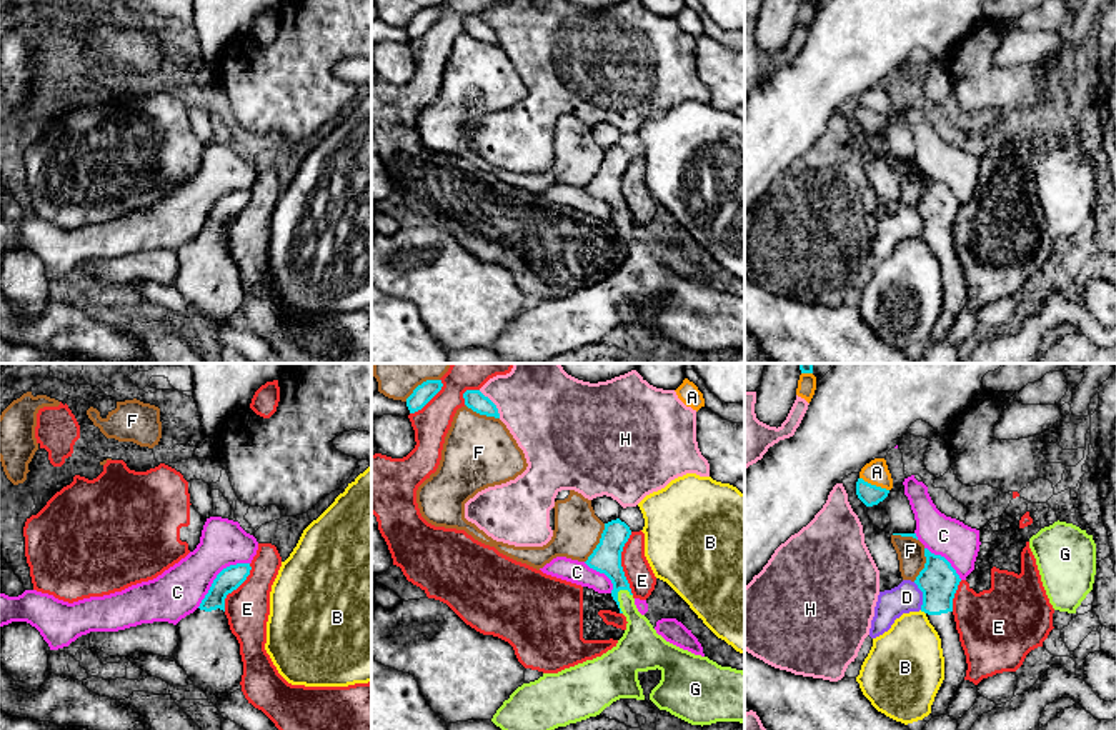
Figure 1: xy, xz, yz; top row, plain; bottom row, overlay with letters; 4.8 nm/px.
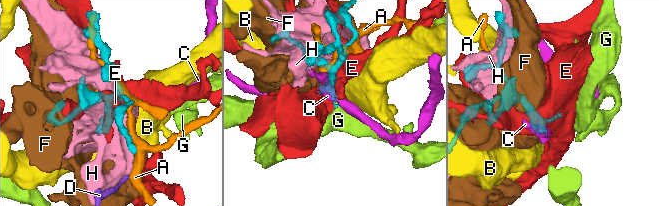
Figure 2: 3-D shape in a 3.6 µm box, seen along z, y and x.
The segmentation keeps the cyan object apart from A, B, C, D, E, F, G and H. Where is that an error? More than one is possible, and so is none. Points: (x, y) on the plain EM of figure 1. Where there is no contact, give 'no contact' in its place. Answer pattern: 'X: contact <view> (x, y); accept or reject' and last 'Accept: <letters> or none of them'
A: contact yz (875, 112); reject
B: contact yz (923, 237); reject
C: contact xy (217, 202); reject
D: contact yz (923, 222); reject
E: contact xz (620, 190); reject
F: contact xz (598, 170); reject
G: contact xz (617, 227); accept
H: contact xz (493, 30); reject
Accept: G

